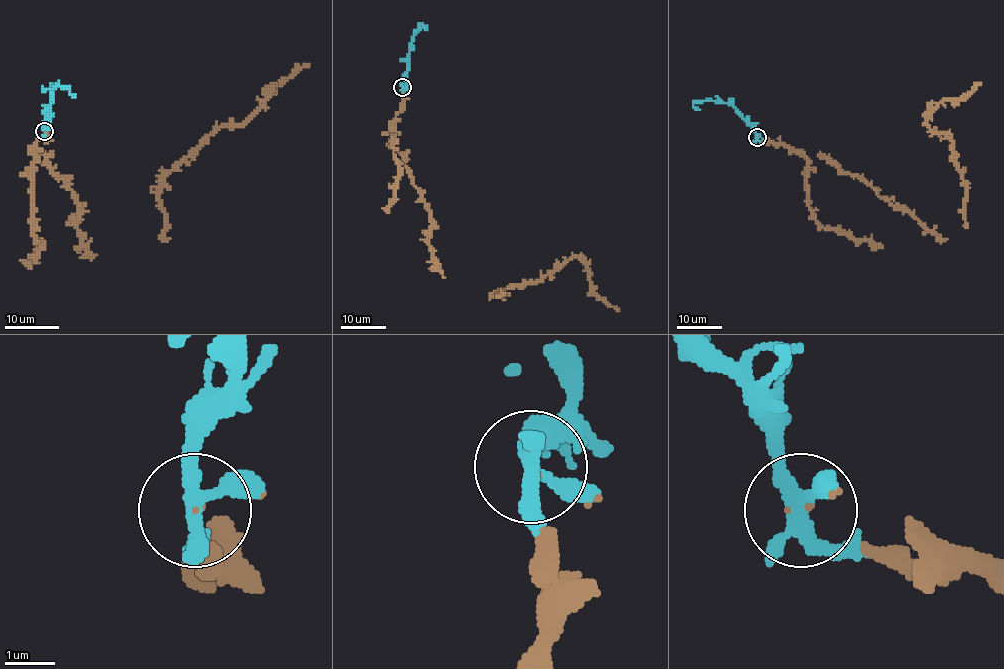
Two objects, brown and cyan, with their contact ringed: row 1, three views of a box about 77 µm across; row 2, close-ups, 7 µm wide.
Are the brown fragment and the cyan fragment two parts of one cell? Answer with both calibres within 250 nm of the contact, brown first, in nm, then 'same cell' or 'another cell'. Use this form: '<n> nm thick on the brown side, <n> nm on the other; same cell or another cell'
40 nm thick on the brown side, 300 nm on the other; same cell

